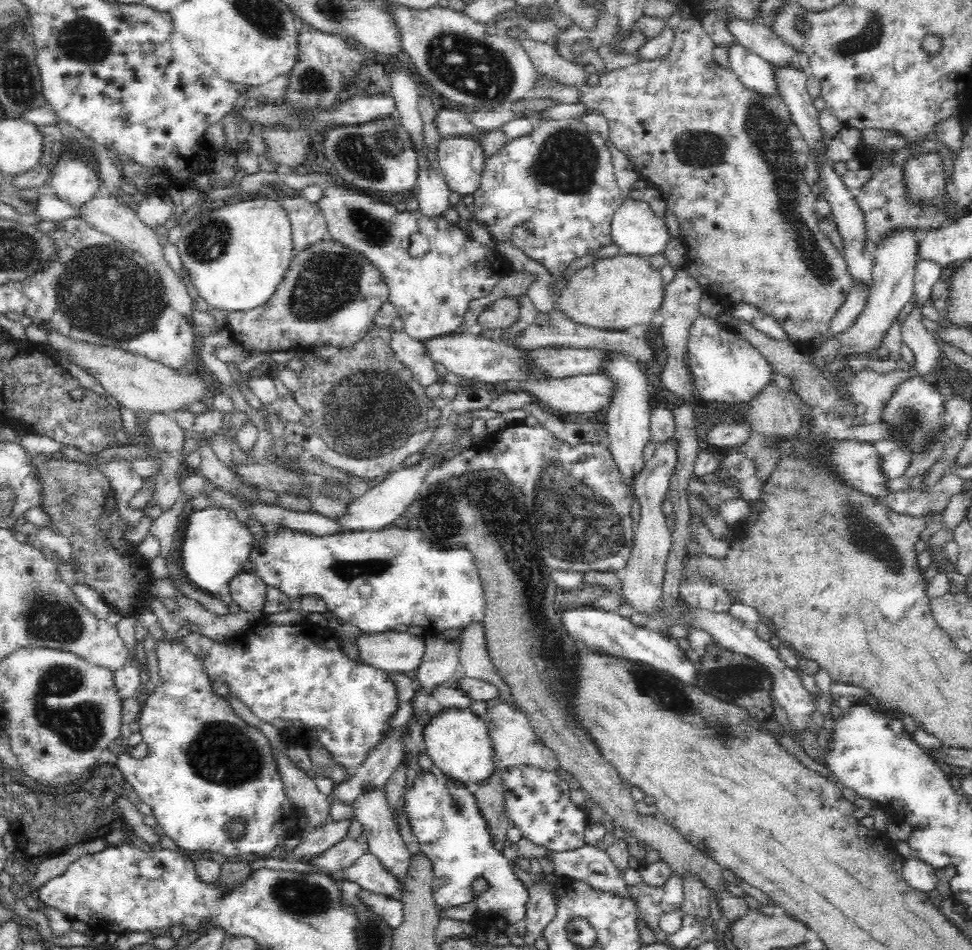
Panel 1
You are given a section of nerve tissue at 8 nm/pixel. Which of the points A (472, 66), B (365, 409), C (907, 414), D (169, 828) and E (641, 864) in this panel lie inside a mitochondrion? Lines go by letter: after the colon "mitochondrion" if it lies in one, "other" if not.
A: mitochondrion
B: mitochondrion
C: mitochondrion
D: other
E: other

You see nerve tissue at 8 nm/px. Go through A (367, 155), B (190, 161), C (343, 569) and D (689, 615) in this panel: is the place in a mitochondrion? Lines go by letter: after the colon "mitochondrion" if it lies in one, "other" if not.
A: mitochondrion
B: other
C: mitochondrion
D: other

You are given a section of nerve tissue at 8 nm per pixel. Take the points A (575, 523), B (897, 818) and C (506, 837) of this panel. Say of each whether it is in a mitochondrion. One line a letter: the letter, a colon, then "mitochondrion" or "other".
A: mitochondrion
B: other
C: other

